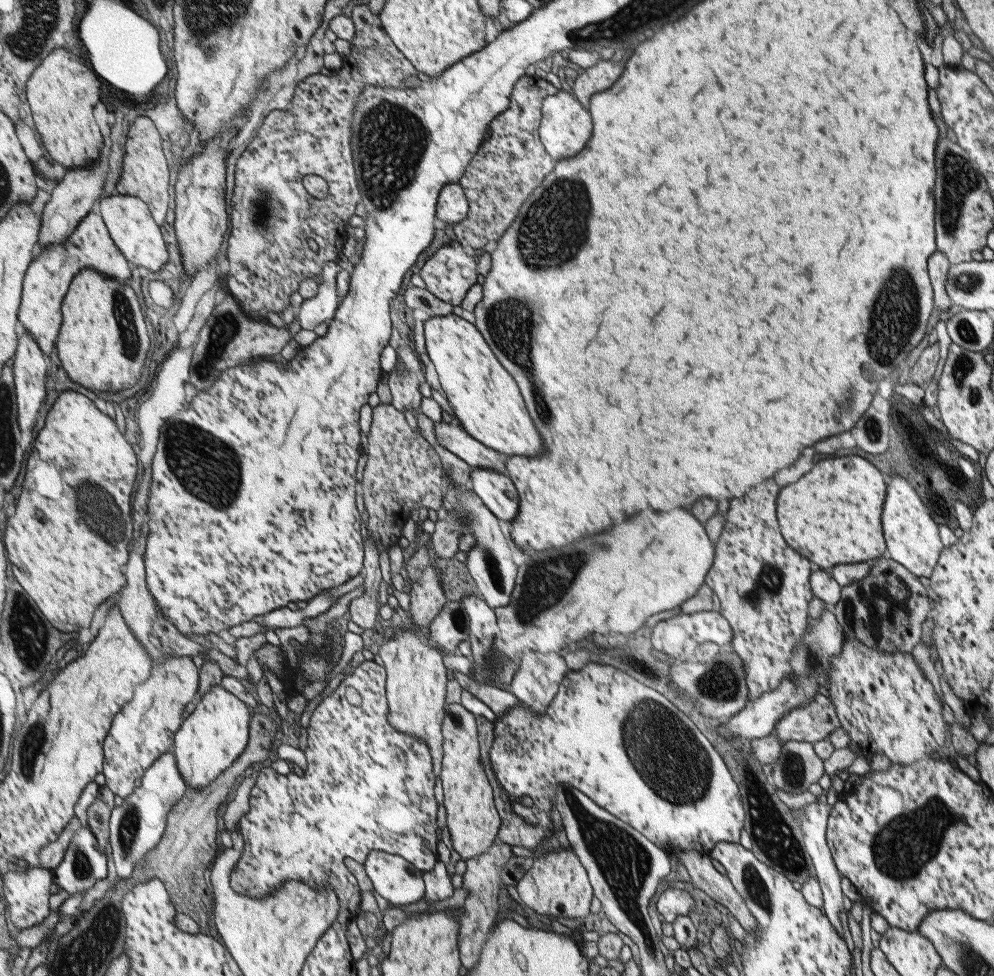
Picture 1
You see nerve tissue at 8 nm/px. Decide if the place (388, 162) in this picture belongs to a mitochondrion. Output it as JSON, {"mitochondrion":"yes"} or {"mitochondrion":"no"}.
{"mitochondrion":"yes"}

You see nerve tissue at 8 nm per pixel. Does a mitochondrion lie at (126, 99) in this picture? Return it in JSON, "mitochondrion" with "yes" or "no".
{"mitochondrion":"no"}

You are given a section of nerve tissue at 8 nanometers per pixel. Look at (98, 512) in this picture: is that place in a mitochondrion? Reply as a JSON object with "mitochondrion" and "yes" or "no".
{"mitochondrion":"yes"}

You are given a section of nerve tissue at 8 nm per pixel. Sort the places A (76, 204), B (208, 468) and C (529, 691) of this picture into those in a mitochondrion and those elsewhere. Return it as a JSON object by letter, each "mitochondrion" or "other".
{"A":"other","B":"mitochondrion","C":"other"}

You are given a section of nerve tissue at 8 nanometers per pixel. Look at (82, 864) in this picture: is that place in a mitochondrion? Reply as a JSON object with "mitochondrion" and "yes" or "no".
{"mitochondrion":"yes"}

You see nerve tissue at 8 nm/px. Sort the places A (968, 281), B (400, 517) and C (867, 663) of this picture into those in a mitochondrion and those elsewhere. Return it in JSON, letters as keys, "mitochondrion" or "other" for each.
{"A":"mitochondrion","B":"other","C":"other"}

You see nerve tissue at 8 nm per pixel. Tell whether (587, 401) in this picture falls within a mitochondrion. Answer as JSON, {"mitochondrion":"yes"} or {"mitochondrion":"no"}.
{"mitochondrion":"no"}

